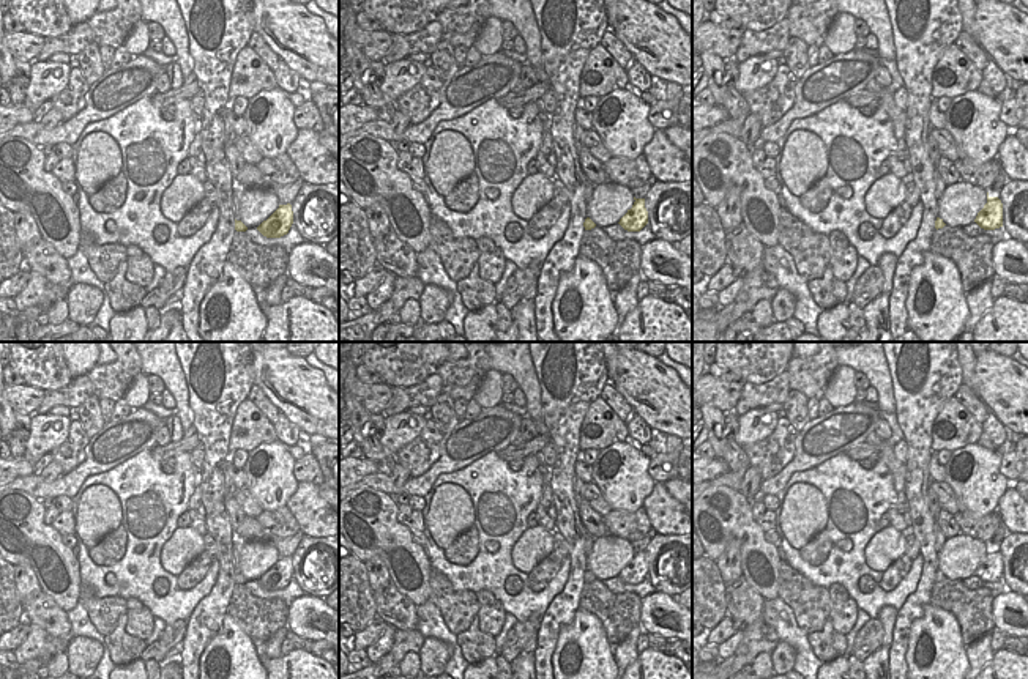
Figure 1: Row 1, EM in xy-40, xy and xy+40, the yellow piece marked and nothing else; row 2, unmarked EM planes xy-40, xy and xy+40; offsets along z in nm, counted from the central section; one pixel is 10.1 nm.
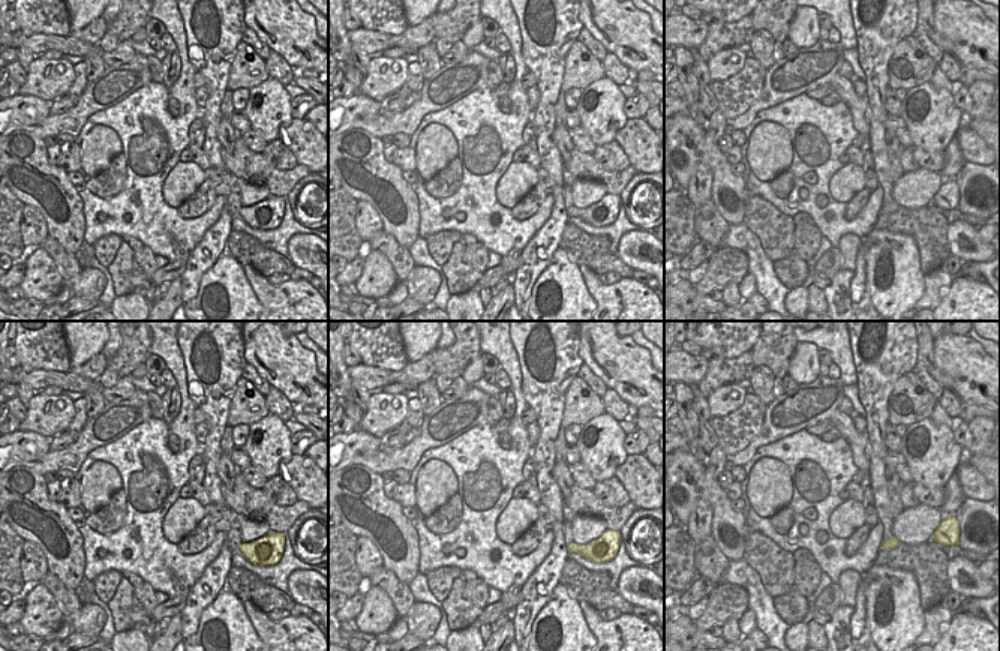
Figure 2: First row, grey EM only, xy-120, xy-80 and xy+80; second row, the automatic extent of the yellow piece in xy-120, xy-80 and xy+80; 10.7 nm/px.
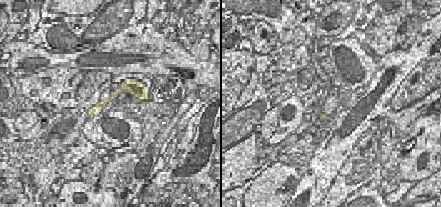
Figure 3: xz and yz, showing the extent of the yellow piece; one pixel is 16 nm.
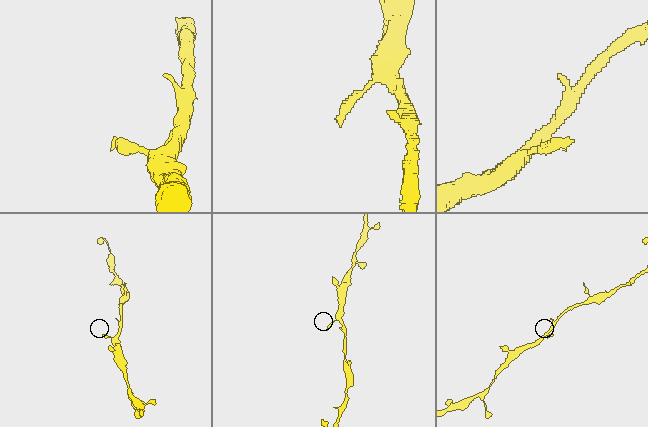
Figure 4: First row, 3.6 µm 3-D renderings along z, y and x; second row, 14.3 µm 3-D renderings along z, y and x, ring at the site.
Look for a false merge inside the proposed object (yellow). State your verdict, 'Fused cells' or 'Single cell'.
Single cell.

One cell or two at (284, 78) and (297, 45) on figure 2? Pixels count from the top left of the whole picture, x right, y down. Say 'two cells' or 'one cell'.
two cells

